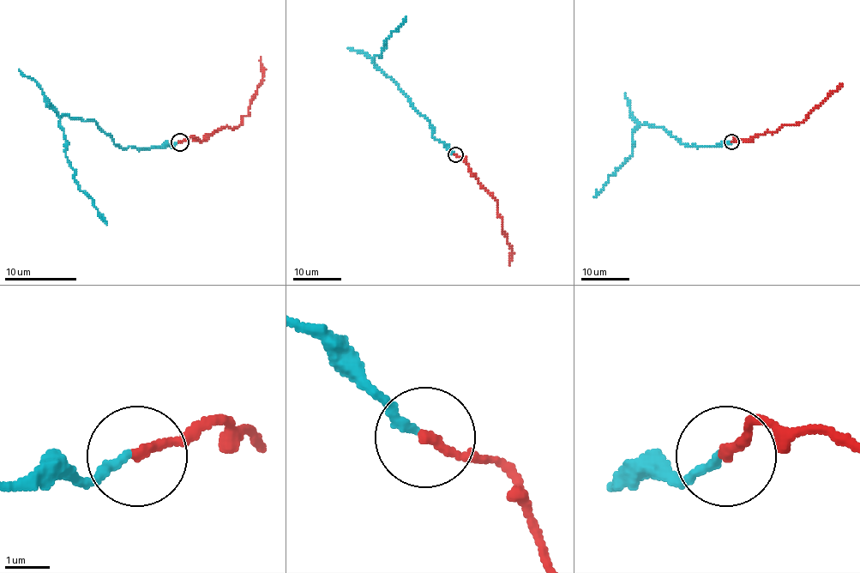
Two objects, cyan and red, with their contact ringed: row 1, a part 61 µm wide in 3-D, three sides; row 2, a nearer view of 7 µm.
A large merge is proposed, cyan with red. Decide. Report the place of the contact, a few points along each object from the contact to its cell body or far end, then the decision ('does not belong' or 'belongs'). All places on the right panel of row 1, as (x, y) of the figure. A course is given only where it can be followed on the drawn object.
at (731, 141); cyan runs (730, 142), (712, 147), (687, 146), (663, 128), (640, 125), (632, 134), (632, 155), (594, 197); red runs (731, 142), (734, 138), (749, 141), (755, 135), (775, 131), (784, 125), (799, 123), (841, 84); does not belong

